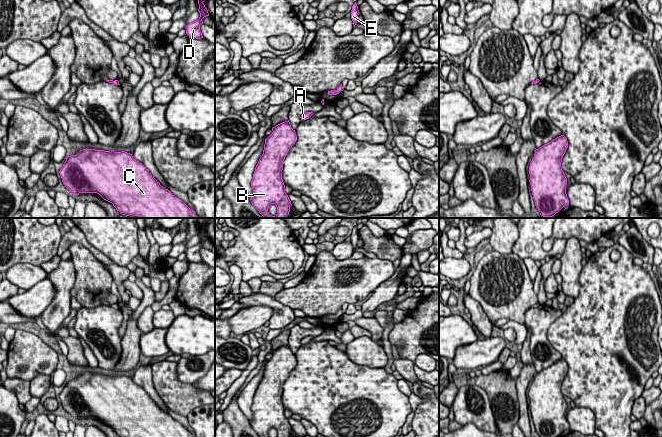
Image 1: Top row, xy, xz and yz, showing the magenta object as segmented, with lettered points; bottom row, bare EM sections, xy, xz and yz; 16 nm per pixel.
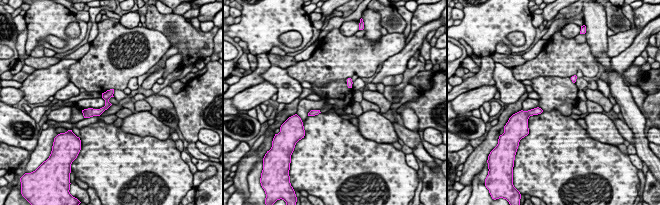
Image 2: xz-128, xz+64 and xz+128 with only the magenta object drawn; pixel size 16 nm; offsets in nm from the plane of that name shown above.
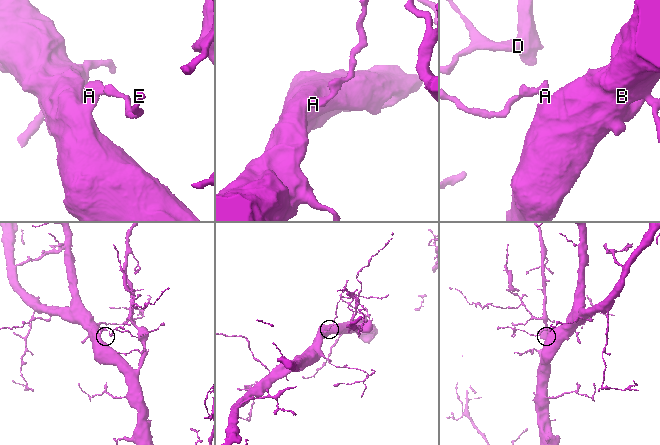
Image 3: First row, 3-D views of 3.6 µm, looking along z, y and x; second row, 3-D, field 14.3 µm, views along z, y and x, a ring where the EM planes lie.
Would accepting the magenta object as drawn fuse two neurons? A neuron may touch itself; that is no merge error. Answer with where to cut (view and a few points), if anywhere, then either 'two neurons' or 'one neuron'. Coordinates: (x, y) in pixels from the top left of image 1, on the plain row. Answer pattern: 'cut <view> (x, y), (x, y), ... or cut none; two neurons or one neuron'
cut none; one neuron

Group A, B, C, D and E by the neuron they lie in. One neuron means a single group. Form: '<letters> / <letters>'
A B C D E

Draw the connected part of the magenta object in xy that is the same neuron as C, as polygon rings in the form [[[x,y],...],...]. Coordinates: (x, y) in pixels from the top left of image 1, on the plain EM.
[[[83,373],[66,381],[59,395],[72,419],[97,417],[120,437],[195,437],[182,424],[165,413],[149,394],[125,375]]]

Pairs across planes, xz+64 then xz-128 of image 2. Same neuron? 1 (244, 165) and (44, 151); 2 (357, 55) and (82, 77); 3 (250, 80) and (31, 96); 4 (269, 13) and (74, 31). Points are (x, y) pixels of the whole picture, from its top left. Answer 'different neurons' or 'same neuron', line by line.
1: different neurons
2: same neuron
3: different neurons
4: different neurons

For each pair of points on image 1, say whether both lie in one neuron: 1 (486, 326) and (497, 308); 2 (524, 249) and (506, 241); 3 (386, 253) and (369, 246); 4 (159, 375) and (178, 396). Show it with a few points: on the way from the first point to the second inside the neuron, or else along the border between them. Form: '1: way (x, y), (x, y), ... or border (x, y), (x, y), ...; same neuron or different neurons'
1: border (476, 301), (490, 321); different neurons
2: border (518, 228), (518, 238), (512, 247), (512, 252); different neurons
3: way (382, 249), (379, 246), (373, 246); same neuron
4: way (164, 380), (173, 391); same neuron

